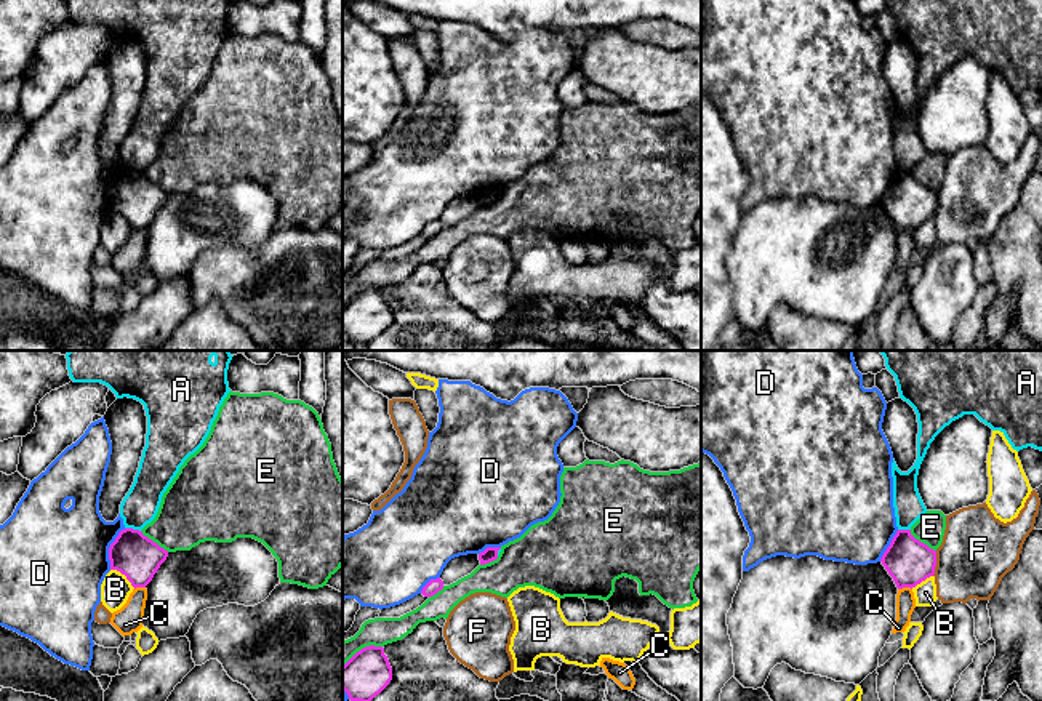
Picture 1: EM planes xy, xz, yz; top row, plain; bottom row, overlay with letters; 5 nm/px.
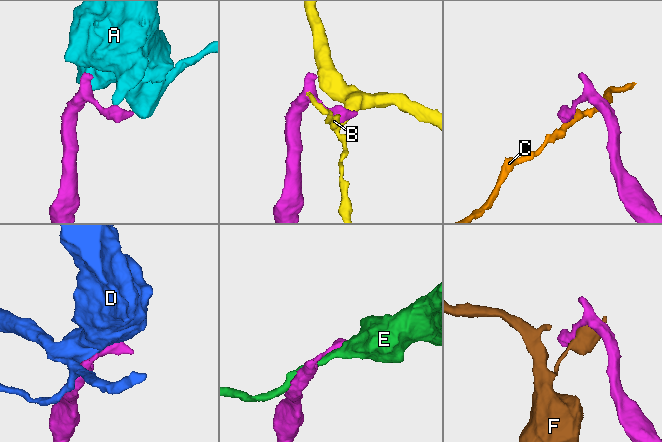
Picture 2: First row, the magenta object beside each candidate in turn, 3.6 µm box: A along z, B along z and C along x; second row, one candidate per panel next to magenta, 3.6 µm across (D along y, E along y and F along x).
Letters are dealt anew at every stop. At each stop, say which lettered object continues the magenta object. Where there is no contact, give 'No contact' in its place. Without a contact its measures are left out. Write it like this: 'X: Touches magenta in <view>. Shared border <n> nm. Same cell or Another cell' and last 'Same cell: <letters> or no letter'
A: Touches magenta in xy. Shared border 80 nm. Another cell
B: Touches magenta in xy. Shared border 160 nm. Another cell
C: Touches magenta in yz. Shared border 70 nm. Another cell
D: Touches magenta in xy. Shared border 220 nm. Another cell
E: Touches magenta in xy. Shared border 180 nm. Another cell
F: Touches magenta in yz. Shared border 130 nm. Another cell
Same cell: no letter

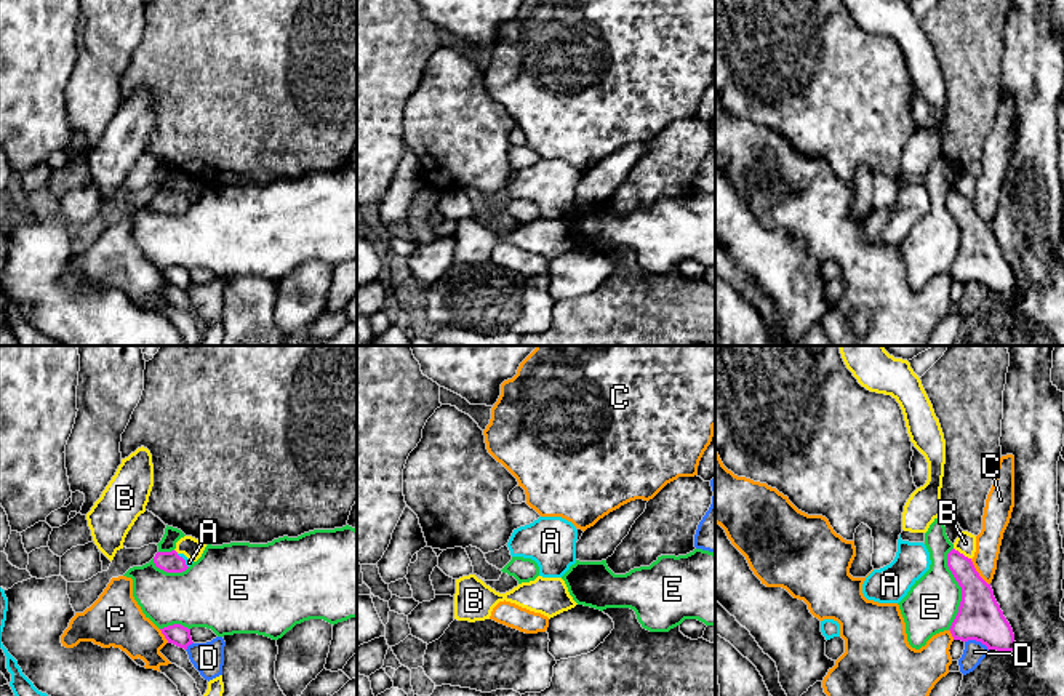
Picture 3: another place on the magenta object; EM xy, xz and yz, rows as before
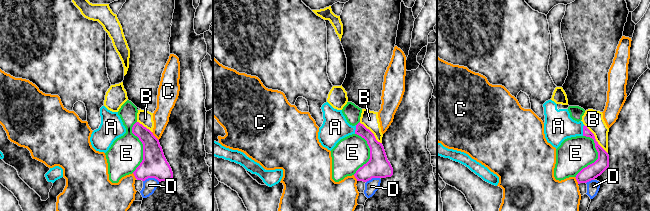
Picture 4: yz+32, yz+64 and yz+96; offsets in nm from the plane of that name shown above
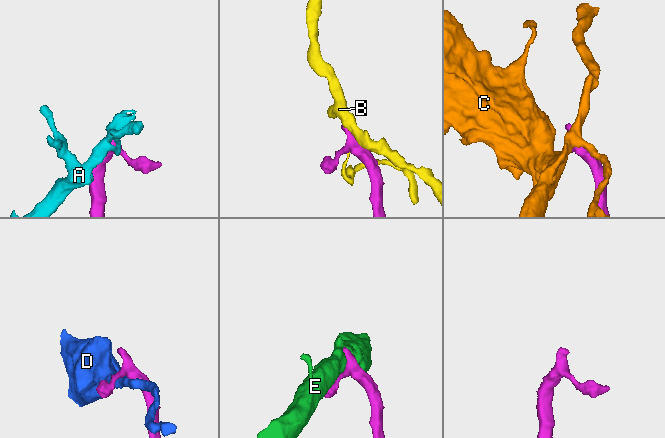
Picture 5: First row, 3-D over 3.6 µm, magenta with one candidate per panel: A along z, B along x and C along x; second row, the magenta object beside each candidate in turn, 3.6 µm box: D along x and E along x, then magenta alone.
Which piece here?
A: Touches magenta in xy. Shared border 90 nm. Same cell
B: Touches magenta in yz. Shared border 110 nm. Another cell
C: Touches magenta in yz. Shared border 170 nm. Another cell
D: Touches magenta in yz. Shared border 130 nm. Another cell
E: Touches magenta in yz. Shared border 420 nm. Another cell
Same cell: A

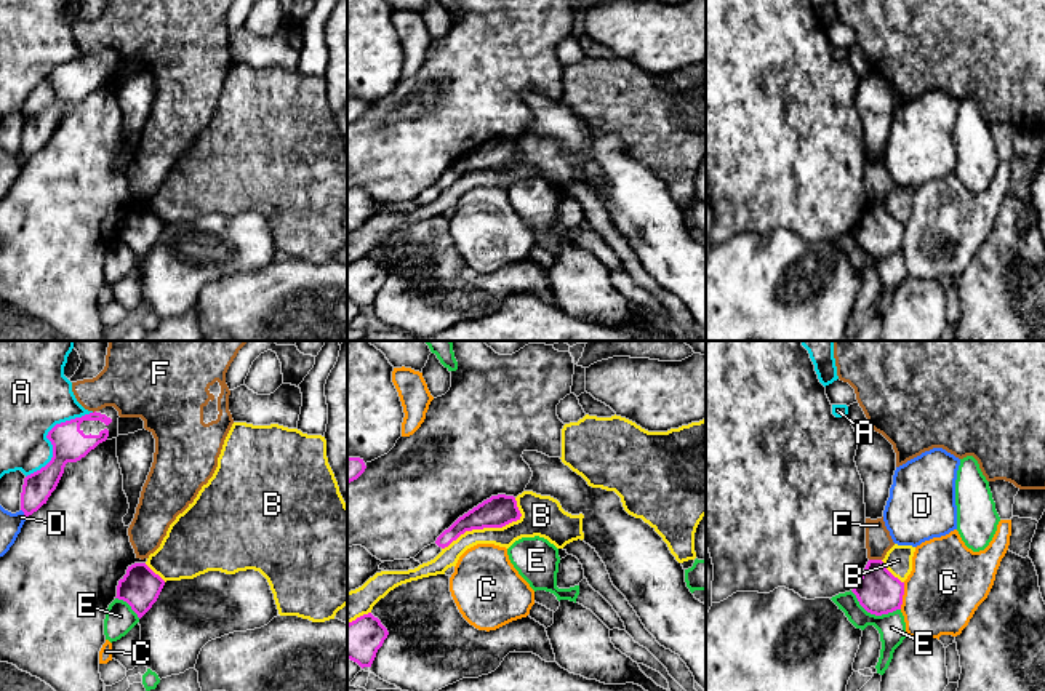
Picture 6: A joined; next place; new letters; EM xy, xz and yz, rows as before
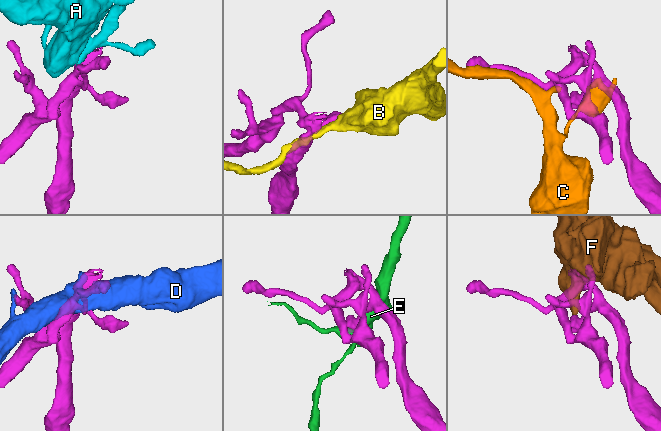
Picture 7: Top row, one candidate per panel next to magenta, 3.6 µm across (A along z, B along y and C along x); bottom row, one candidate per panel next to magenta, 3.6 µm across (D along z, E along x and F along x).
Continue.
A: Touches magenta in xy. Shared border 480 nm. Another cell
B: Touches magenta in xz. Shared border 460 nm. Another cell
C: Touches magenta in yz. Shared border 140 nm. Another cell
D: Touches magenta in xy. Shared border 50 nm. Another cell
E: Touches magenta in yz. Shared border 280 nm. Another cell
F: Touches magenta in yz. Shared border 60 nm. Another cell
Same cell: no letter

